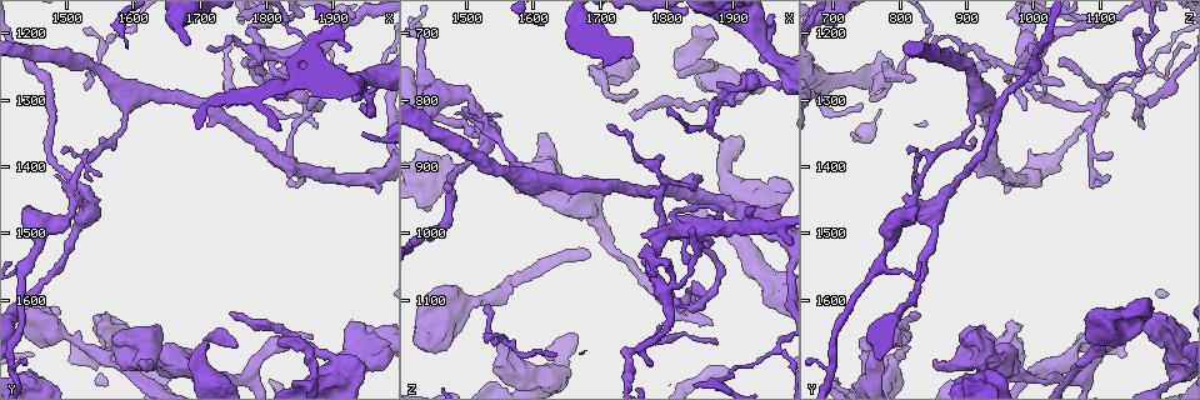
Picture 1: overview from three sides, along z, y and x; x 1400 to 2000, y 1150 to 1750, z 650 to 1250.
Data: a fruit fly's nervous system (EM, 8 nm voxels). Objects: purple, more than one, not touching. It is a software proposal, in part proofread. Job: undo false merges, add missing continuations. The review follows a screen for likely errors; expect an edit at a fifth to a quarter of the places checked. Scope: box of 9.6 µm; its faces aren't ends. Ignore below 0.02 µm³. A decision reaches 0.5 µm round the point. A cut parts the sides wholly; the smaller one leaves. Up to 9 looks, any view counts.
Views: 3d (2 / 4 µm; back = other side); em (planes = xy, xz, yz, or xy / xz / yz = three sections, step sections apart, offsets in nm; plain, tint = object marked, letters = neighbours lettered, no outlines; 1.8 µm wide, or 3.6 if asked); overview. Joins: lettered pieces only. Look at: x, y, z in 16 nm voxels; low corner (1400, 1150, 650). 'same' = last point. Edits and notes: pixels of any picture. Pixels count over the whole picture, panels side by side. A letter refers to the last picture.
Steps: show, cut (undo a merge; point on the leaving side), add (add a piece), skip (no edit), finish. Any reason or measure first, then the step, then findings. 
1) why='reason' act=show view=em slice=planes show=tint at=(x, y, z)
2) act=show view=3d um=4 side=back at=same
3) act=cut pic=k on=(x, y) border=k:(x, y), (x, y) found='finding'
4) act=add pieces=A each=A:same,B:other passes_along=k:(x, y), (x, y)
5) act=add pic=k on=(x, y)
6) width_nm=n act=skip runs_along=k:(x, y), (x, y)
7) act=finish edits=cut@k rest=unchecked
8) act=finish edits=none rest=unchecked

act=show view=em slice=planes show=letters at=(1560, 1645, 1175)

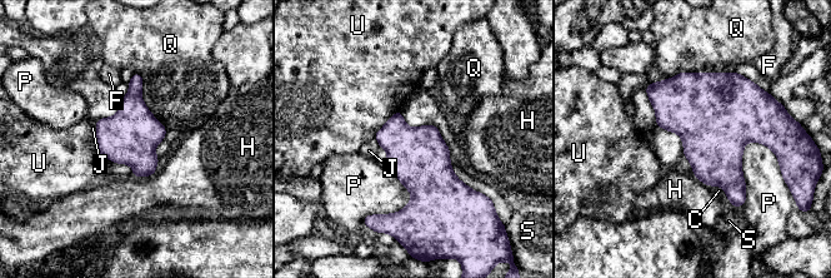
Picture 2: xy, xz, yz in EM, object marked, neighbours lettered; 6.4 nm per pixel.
act=skip each=C:other,F:other,H:other,J:other,P:other,Q:other,S:other,U:other border=2:(400, 109), (374, 137) found='continuous, no second neuron'

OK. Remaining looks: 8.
act=show view=3d um=4 at=(1515, 1460, 825)

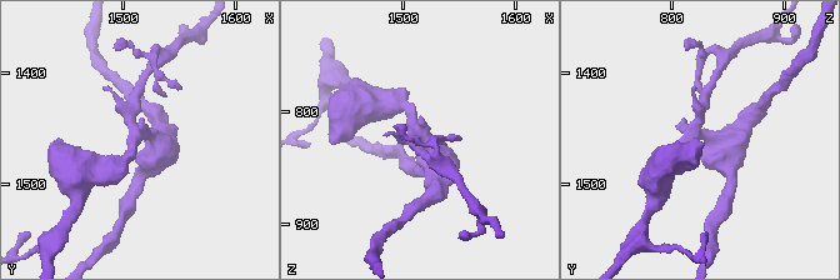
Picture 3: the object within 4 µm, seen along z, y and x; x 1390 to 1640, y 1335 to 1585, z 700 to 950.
act=show view=em slice=planes show=tint at=(1516, 1452, 818)

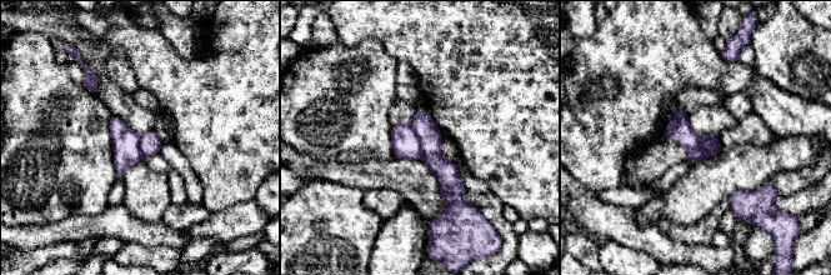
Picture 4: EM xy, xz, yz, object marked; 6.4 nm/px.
act=show view=em slice=planes show=letters at=same

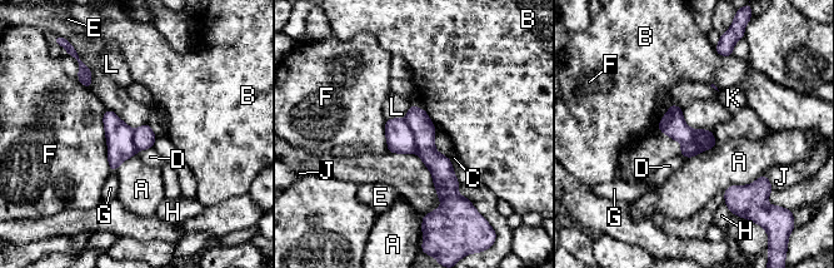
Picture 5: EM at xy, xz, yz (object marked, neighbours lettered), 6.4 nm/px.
width_nm=160 act=cut pic=5 on=(424, 130) each=A:other,B:other,C:other,D:other,E:other,F:other,G:other,H:other,J:other,K:other,L:other border=5:(404, 119), (414, 137), (416, 152) found='a second neuron is stuck on'

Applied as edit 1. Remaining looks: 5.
why='a fork' act=show view=3d um=4 at=(1955, 1680, 945)

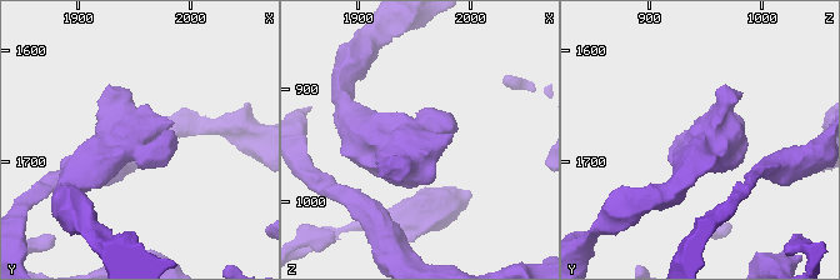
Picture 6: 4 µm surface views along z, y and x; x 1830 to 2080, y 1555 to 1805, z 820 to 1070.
why='shape alone is not enough' act=show view=em um=3.6 slice=xy step=8 show=tint at=(1960, 1678, 946)

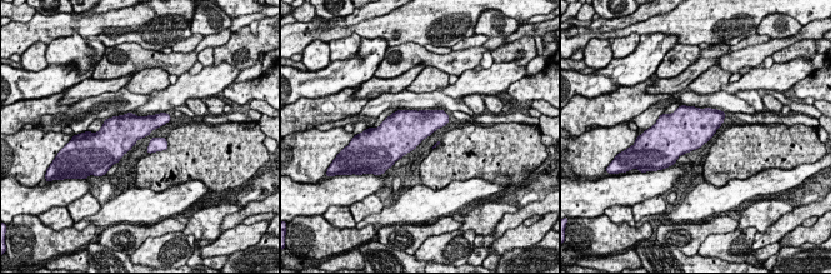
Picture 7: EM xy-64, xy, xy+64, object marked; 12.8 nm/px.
why='another direction' act=show view=em um=3.6 slice=planes show=letters at=same

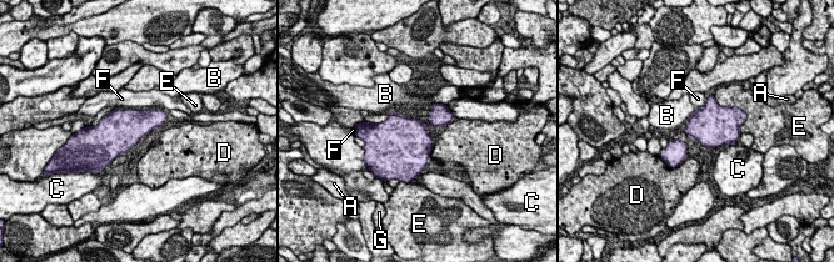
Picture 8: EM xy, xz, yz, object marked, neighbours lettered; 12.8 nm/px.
act=skip each=A:other,B:other,C:other,D:other,E:other,F:other,G:other border=8:(697, 110), (685, 121) found='one neuron here'

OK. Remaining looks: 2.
act=show view=em slice=planes show=letters at=(1865, 1655, 1140)

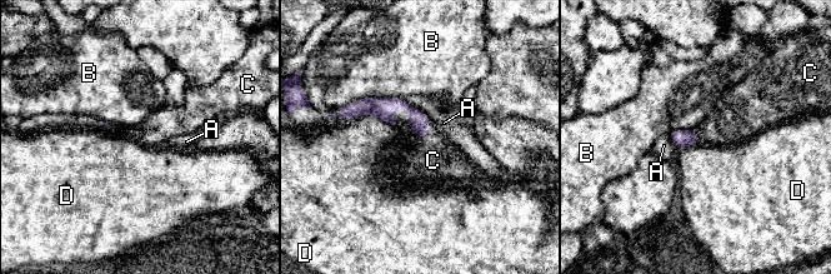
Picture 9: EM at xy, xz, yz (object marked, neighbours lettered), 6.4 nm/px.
longest_contact=B:460nm act=add pieces=C each=A:other,B:other,C:same,D:other found='the neuron continues'

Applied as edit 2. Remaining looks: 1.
act=finish edits=cut@5,add@9 rest=unchecked

